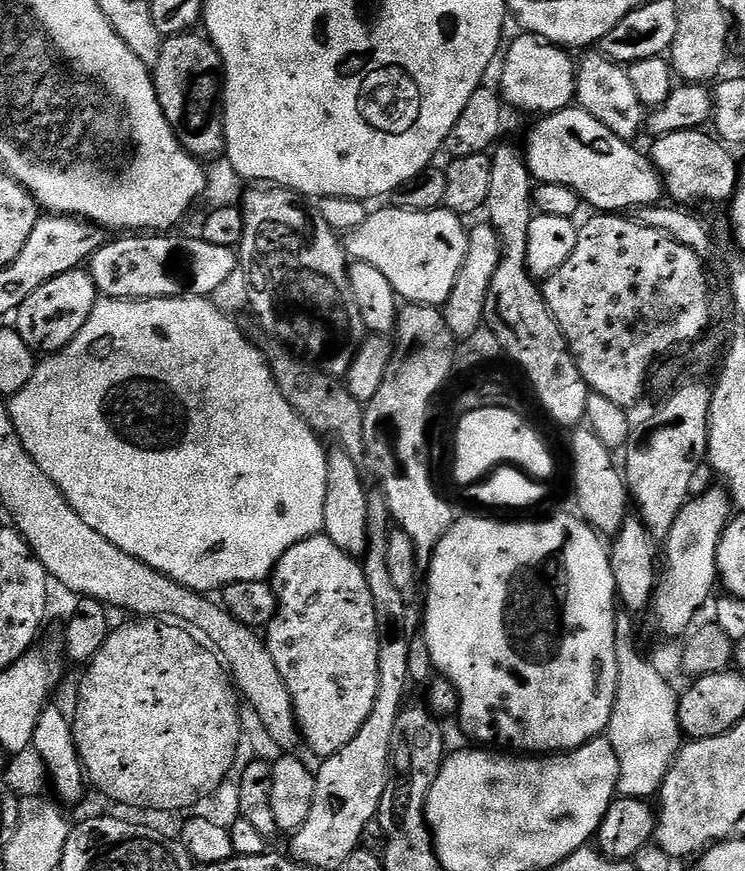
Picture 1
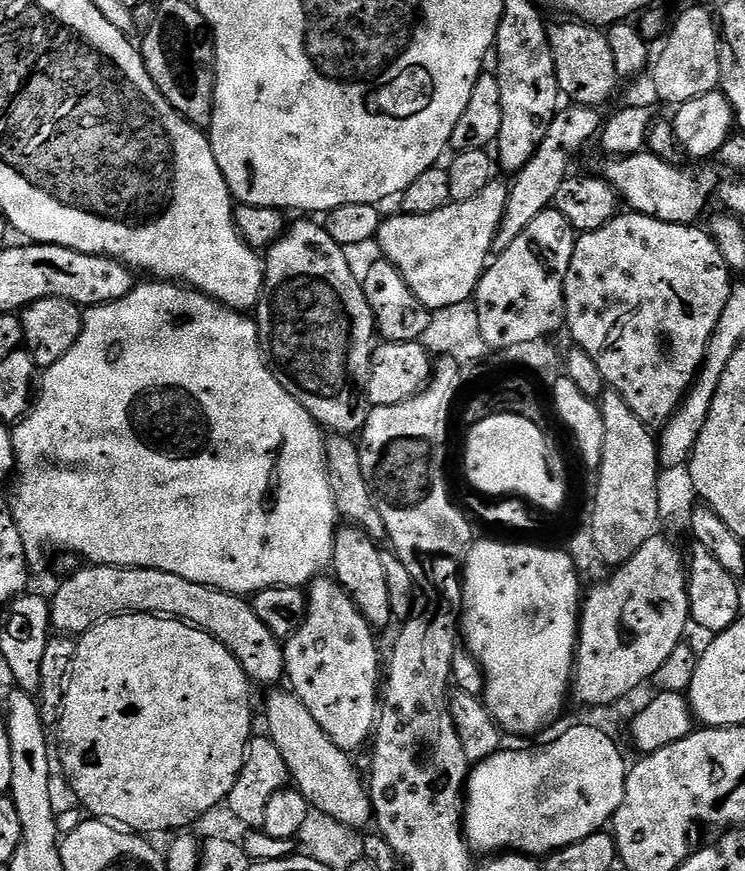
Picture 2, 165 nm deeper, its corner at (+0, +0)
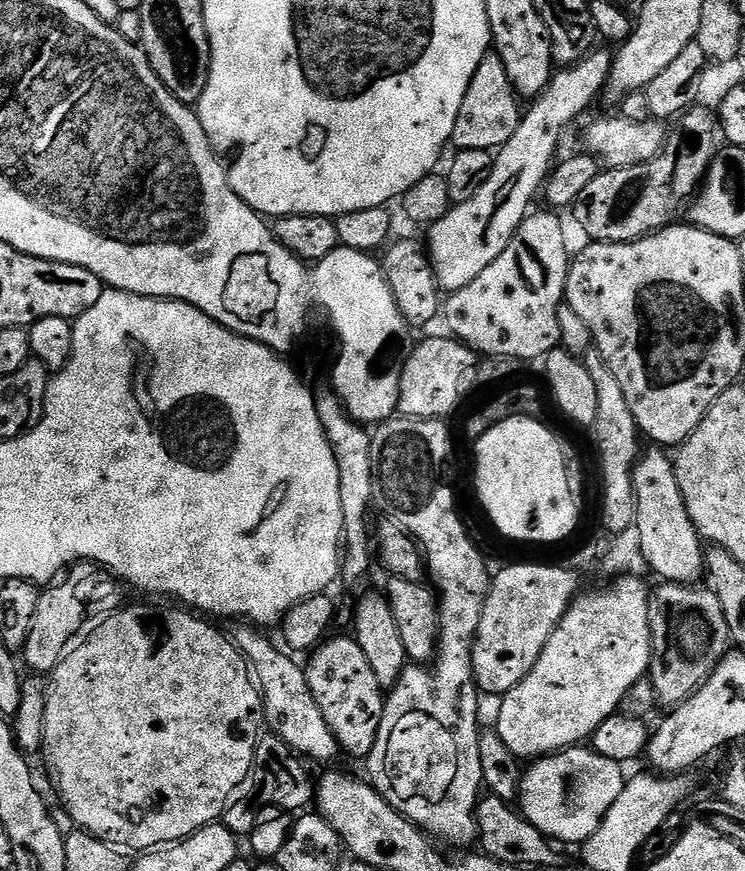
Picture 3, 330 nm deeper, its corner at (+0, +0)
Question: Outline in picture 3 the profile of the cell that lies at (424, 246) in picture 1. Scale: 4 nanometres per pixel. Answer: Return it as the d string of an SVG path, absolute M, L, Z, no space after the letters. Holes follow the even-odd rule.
M593 50L577 64L561 67L544 93L531 101L532 109L523 113L518 130L514 130L514 138L495 153L492 173L482 182L482 190L478 190L470 202L453 204L445 216L427 229L428 257L436 281L445 293L470 286L470 282L506 250L520 223L529 215L532 199L538 196L554 167L556 147L564 136L564 127L574 123L595 102L596 95L605 91L608 75L612 72L612 57L611 51Z

